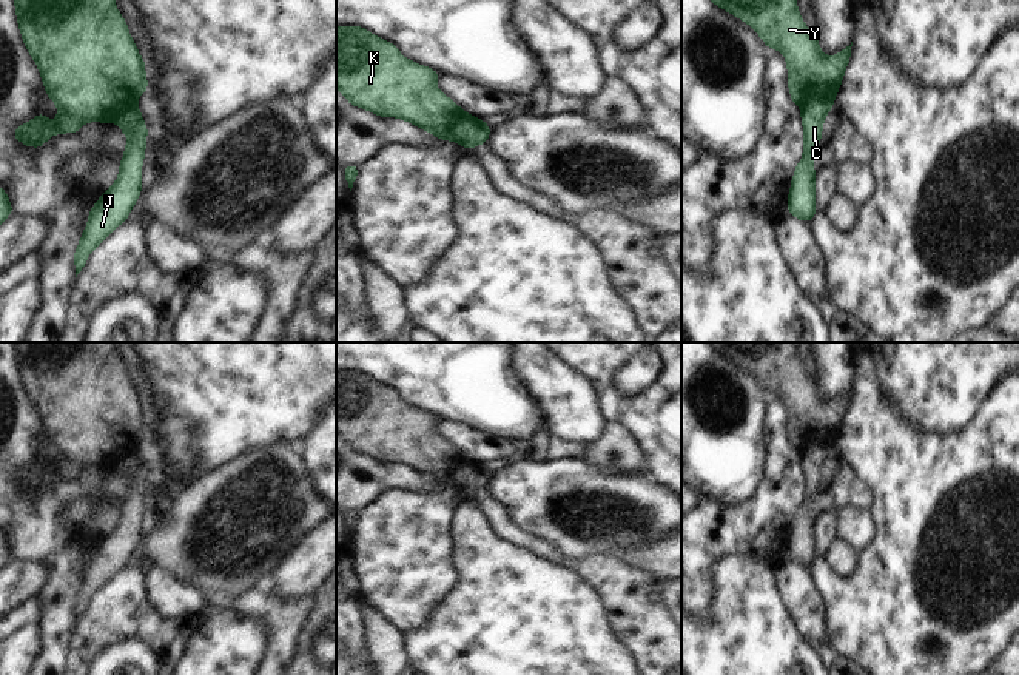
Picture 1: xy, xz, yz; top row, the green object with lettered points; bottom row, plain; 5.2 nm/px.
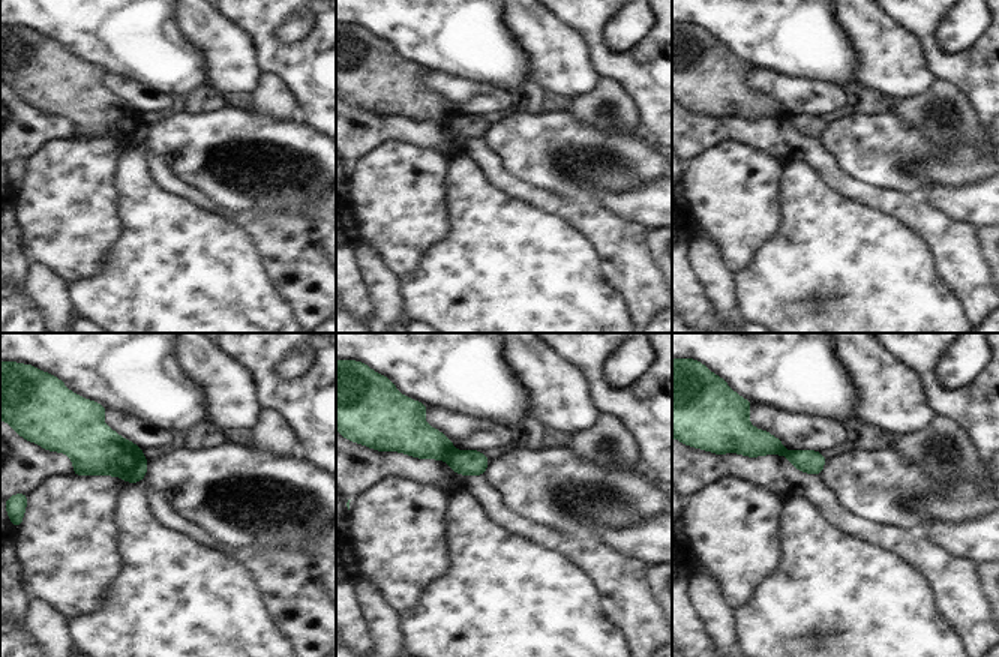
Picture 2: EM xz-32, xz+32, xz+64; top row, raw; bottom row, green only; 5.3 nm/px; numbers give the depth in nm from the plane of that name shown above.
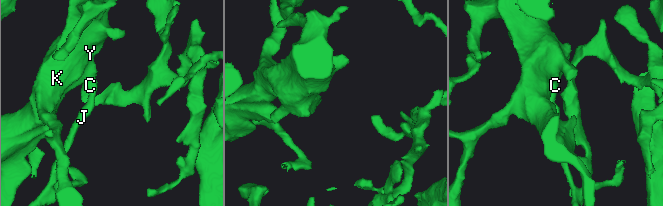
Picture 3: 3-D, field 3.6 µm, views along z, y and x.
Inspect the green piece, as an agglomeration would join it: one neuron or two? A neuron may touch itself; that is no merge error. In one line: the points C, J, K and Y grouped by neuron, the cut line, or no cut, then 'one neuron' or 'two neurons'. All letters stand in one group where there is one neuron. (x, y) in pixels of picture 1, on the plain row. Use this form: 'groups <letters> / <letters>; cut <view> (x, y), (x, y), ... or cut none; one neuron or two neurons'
groups C J / K Y; cut xz (475, 463), (458, 466), (449, 484); two neurons

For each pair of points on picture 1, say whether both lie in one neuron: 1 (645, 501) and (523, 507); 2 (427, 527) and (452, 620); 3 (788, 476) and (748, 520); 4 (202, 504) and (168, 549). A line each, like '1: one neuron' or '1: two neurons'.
1: one neuron
2: two neurons
3: one neuron
4: one neuron

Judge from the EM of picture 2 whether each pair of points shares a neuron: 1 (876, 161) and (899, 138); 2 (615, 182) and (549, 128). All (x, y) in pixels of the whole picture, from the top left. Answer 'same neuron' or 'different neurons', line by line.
1: same neuron
2: same neuron

